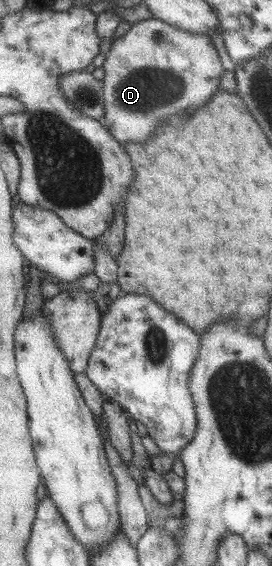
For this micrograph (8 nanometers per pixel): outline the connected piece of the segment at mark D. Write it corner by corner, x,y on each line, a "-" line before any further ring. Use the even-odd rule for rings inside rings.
153,17
132,24
122,37
115,39
103,64
106,75
102,81
103,120
110,134
123,145
129,142
146,142
159,130
161,122
170,121
173,114
192,114
220,89
224,68
220,56
206,34
190,34
163,20

